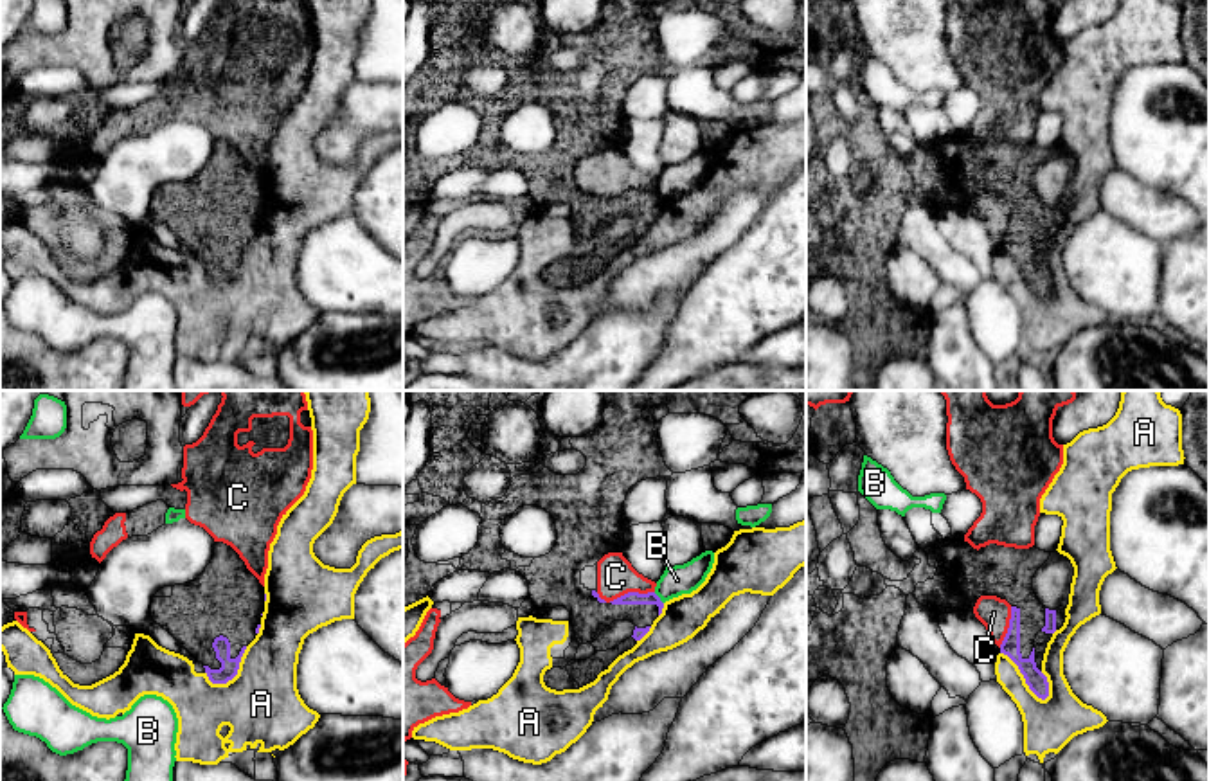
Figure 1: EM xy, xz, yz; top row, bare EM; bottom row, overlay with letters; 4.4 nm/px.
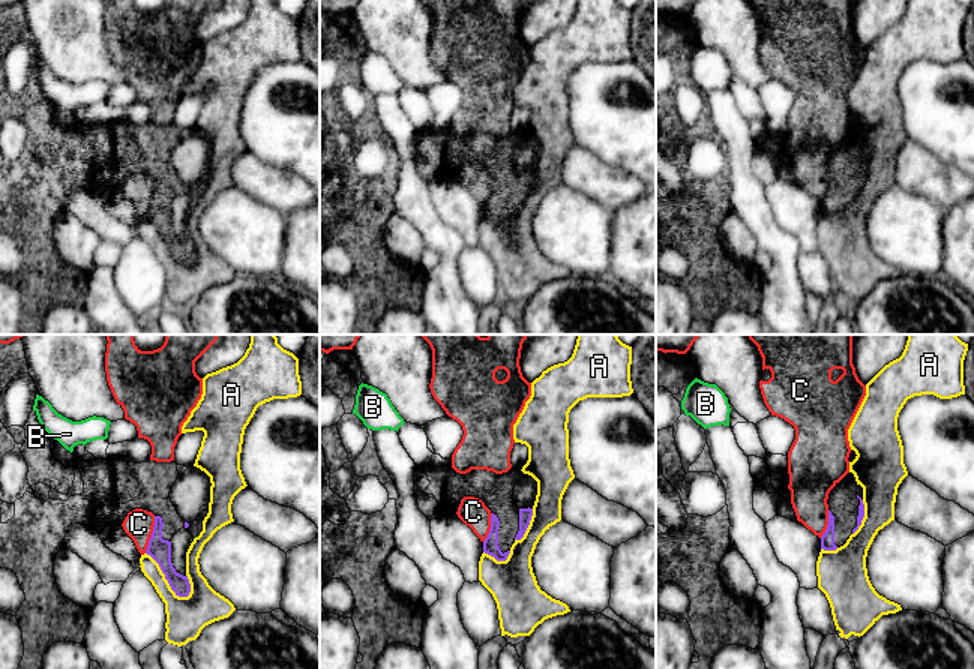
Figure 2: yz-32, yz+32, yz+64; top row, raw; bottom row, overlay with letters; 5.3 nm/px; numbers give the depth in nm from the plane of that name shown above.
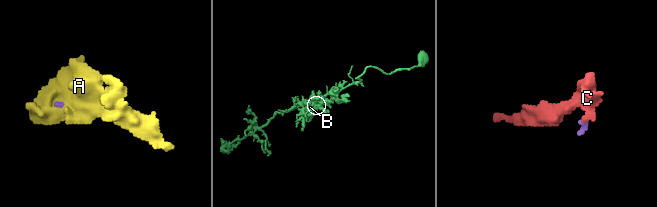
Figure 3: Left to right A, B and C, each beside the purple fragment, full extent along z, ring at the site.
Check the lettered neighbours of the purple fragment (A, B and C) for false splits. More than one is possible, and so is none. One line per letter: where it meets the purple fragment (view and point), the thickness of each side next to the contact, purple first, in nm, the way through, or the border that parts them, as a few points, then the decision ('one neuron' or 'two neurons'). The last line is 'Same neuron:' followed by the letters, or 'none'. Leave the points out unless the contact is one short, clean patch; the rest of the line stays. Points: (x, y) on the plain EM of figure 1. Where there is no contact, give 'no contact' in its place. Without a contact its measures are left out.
A: contact yz (1024, 274); calibres 90 and 220 nm; two neurons
B: contact xz (659, 195); calibres 60 and 130 nm; border xz (653, 189), (662, 200); two neurons
C: contact xz (625, 191); calibres 60 and 170 nm; border xz (653, 188), (625, 189), (608, 198), (596, 189); two neurons
Same neuron: none

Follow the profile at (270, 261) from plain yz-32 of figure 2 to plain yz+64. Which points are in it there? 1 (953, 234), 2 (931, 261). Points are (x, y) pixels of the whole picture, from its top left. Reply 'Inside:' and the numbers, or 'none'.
Inside: 2

